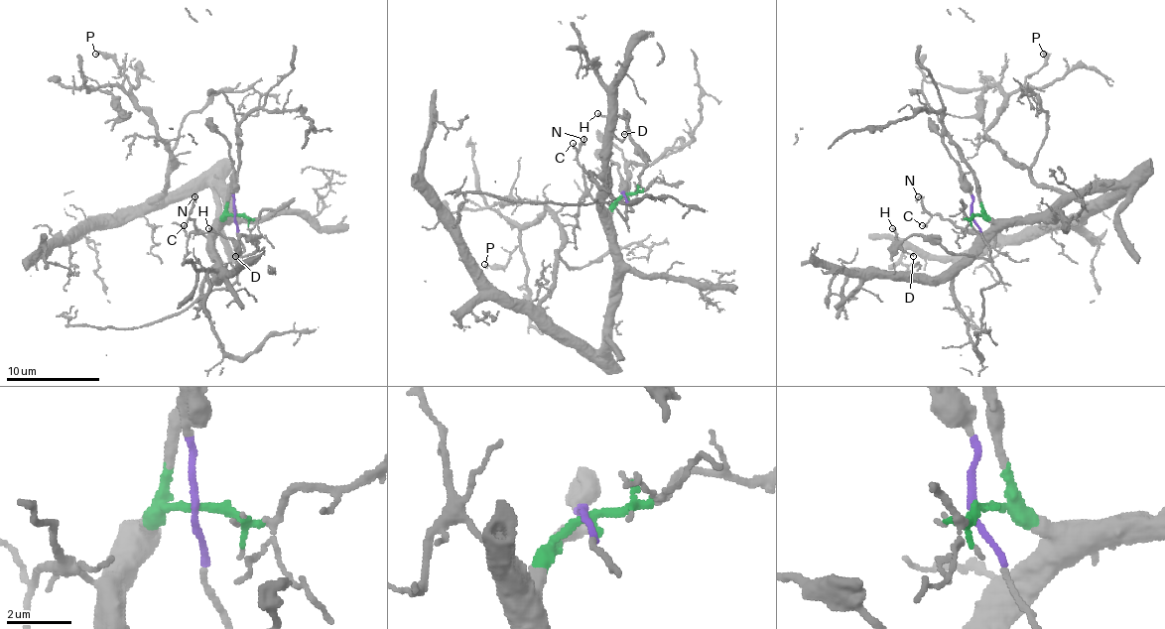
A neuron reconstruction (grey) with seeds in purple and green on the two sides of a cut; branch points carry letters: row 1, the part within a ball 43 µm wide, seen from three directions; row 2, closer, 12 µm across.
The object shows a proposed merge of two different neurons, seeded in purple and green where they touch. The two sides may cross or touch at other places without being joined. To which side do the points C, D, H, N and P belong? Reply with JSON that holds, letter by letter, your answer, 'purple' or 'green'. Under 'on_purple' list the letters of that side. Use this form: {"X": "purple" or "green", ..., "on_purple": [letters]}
{"C": "green", "D": "purple", "H": "purple", "N": "green", "P": "green", "on_purple": ["D", "H"]}

